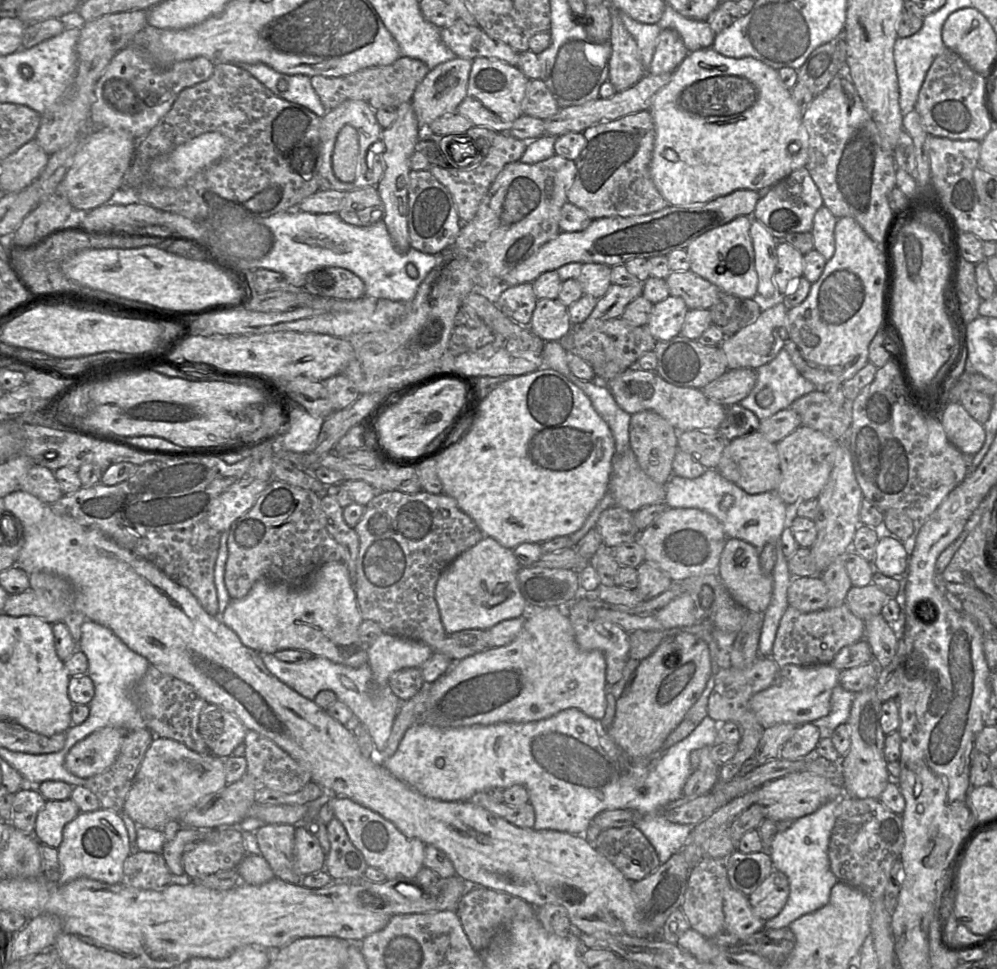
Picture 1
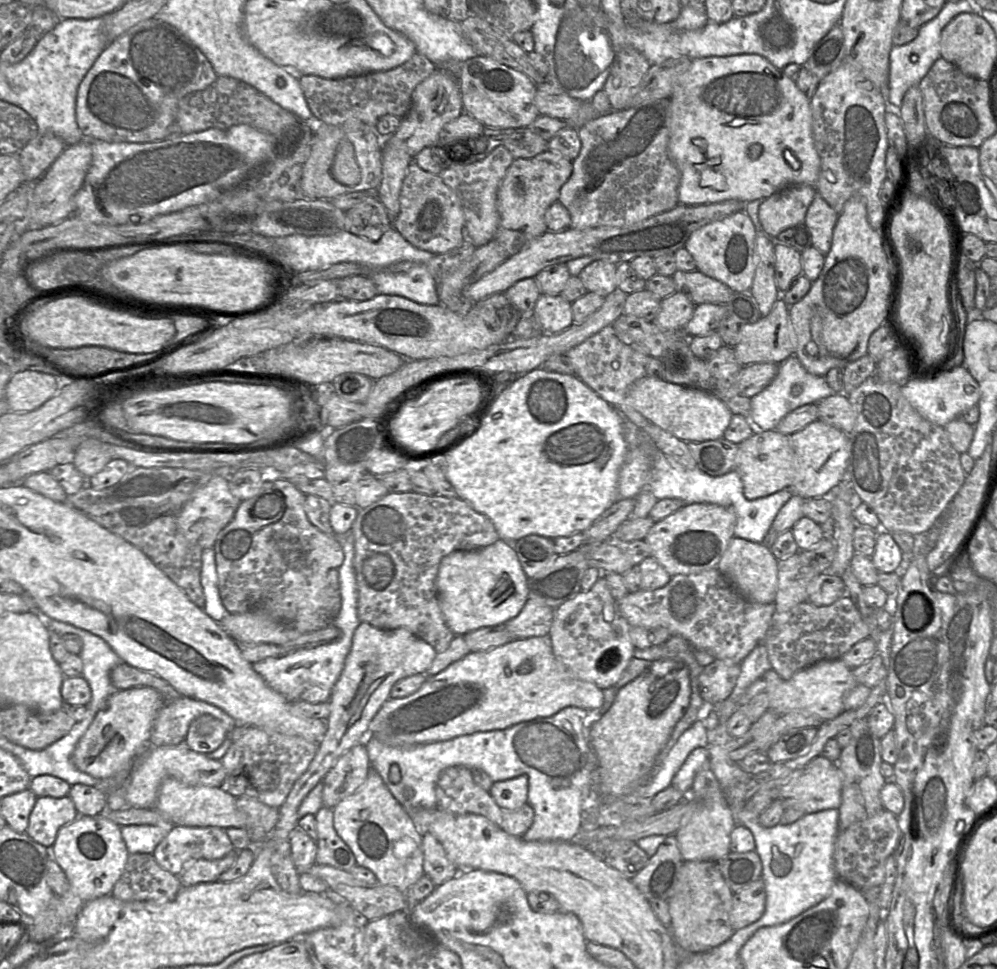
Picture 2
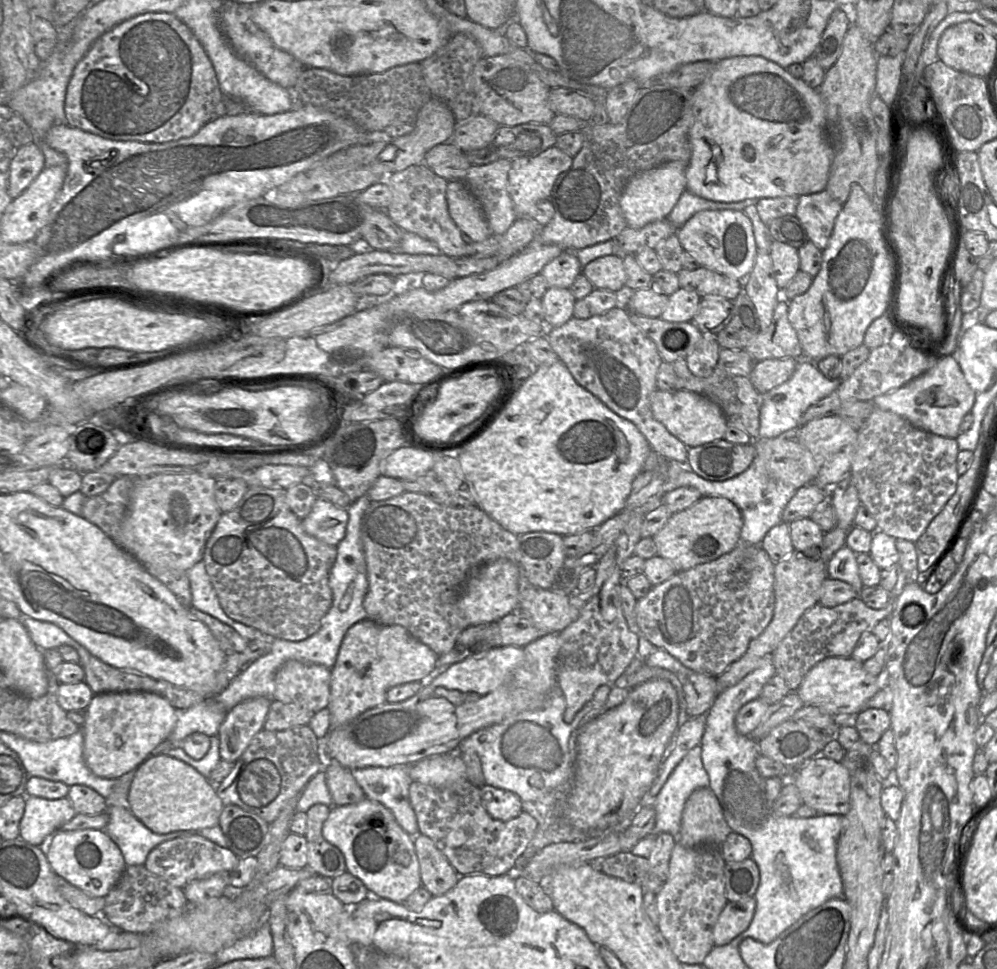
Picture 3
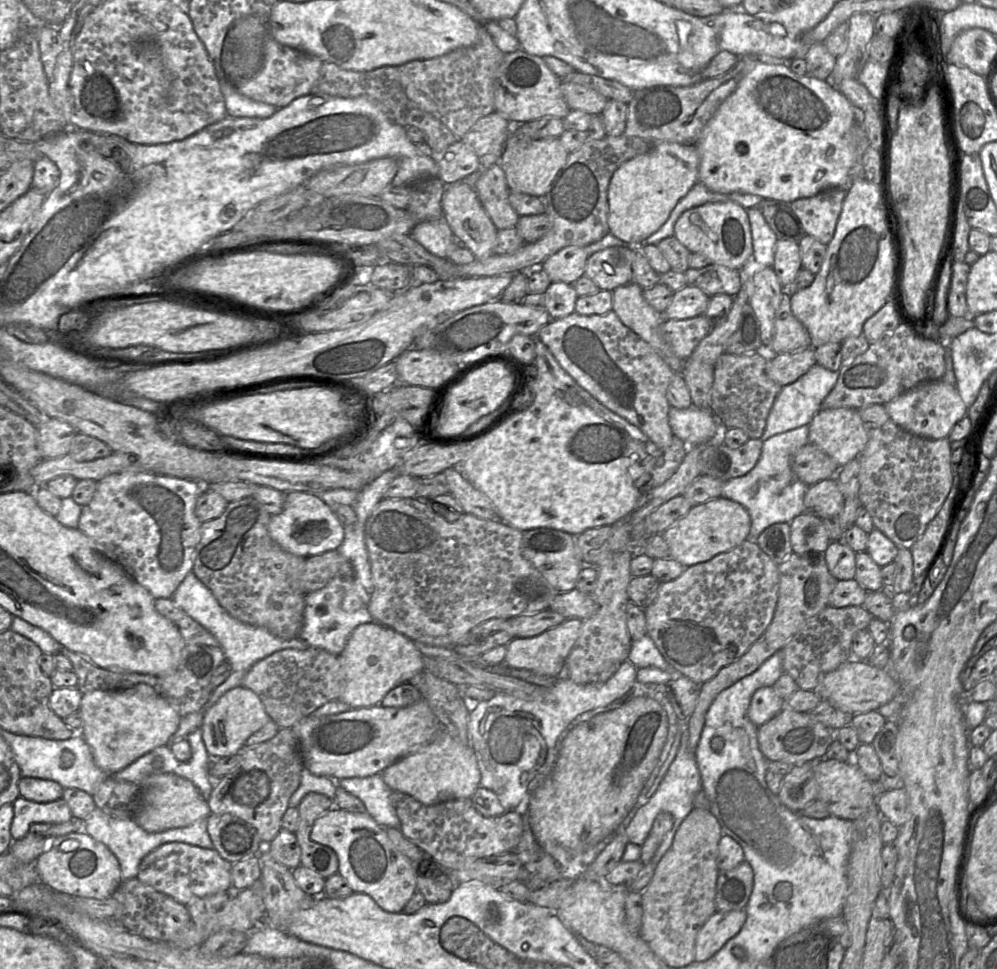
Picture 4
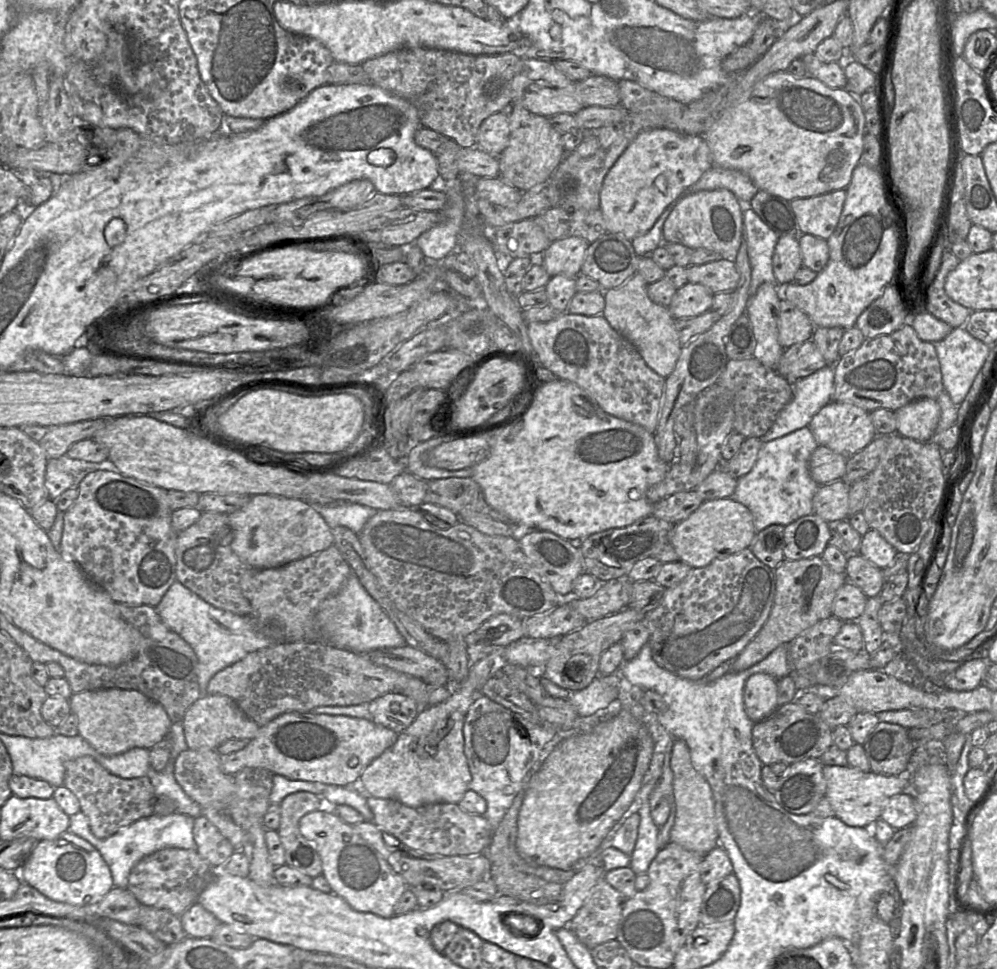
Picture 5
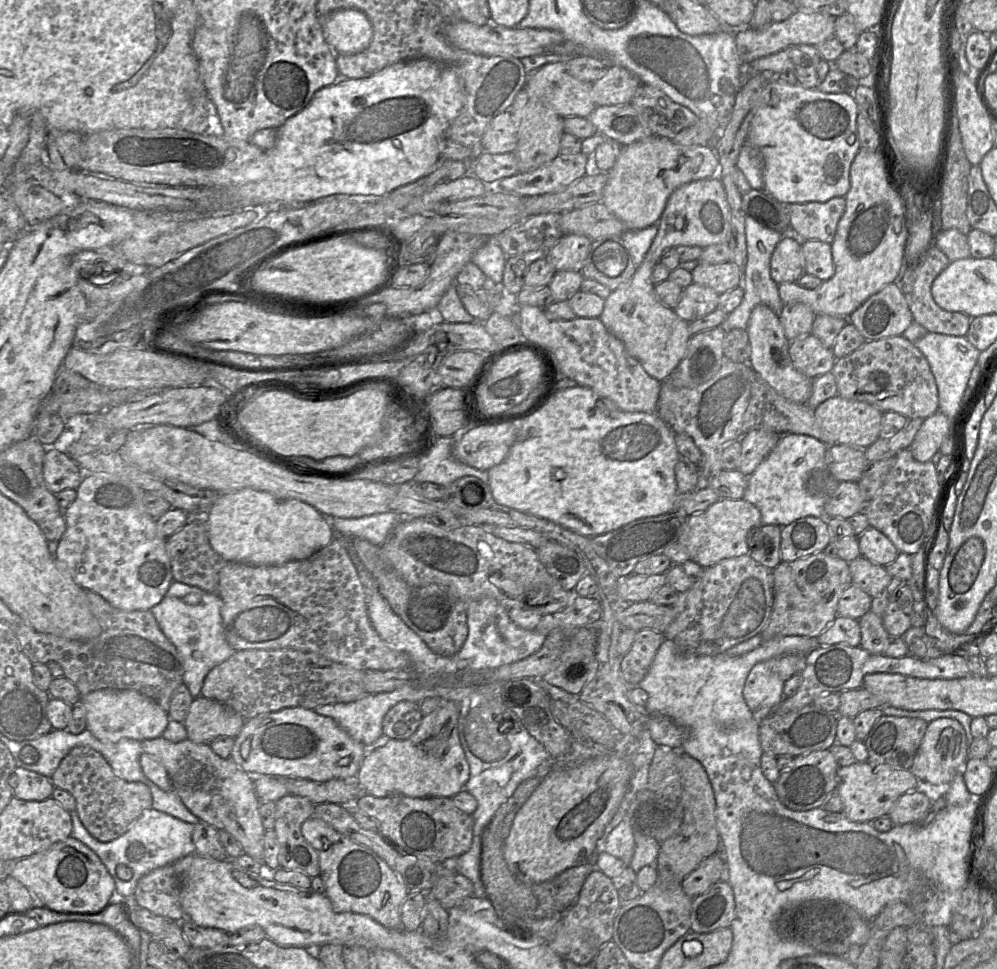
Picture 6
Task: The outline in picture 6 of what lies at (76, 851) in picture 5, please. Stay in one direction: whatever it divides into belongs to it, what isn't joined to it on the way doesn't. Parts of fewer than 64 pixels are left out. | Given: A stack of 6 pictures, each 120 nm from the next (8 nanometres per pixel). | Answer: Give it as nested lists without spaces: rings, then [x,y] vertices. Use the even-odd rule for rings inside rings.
[[[73,837],[8,865],[8,876],[25,886],[42,906],[58,913],[93,914],[115,899],[115,883],[100,858]]]

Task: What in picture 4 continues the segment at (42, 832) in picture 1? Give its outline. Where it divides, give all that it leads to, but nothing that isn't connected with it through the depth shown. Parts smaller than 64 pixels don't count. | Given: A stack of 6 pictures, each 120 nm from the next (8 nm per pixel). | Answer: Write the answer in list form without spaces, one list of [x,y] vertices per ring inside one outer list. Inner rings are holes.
[[[19,796],[12,803],[12,806],[14,815],[10,826],[10,834],[13,841],[23,838],[33,824],[61,824],[73,819],[71,810],[63,799],[37,803]]]

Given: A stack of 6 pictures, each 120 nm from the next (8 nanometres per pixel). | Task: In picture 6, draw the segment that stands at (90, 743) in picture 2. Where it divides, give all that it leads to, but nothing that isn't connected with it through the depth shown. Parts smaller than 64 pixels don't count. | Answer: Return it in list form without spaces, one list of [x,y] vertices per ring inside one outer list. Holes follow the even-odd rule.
[[[101,689],[80,697],[85,710],[86,729],[107,743],[120,740],[144,741],[161,737],[170,719],[154,700],[135,690]]]

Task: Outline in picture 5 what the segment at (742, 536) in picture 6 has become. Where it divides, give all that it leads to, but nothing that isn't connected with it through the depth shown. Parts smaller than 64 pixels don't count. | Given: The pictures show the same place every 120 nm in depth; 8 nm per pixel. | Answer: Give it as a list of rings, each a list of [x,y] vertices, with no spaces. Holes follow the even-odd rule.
[[[724,498],[704,501],[687,519],[674,525],[669,543],[677,553],[679,561],[691,568],[700,568],[716,559],[750,548],[754,537],[754,519],[751,511],[731,498]]]

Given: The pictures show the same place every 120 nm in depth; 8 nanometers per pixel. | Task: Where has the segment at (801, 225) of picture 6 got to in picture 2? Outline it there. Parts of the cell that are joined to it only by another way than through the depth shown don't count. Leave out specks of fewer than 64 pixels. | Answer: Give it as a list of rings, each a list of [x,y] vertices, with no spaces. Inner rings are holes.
[[[816,192],[807,209],[804,224],[811,234],[812,246],[824,255],[830,251],[838,217],[839,214]]]

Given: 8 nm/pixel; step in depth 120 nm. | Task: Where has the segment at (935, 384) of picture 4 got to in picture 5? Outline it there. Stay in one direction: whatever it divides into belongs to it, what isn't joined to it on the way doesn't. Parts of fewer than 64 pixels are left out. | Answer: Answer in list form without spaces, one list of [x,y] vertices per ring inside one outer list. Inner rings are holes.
[[[923,398],[894,411],[897,433],[919,442],[931,441],[940,417],[937,400]]]

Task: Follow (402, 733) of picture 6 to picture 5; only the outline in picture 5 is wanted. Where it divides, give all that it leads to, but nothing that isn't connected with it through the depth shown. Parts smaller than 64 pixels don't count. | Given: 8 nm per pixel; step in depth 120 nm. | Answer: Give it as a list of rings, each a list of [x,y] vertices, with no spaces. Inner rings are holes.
[[[388,692],[376,698],[373,721],[400,734],[420,713],[416,701],[399,692]]]

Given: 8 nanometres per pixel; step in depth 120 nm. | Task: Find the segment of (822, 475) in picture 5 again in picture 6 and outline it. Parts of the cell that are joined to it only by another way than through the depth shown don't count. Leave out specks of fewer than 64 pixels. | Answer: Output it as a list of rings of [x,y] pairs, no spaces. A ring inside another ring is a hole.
[[[844,444],[828,446],[826,462],[832,475],[839,482],[857,483],[870,465],[864,450]]]

